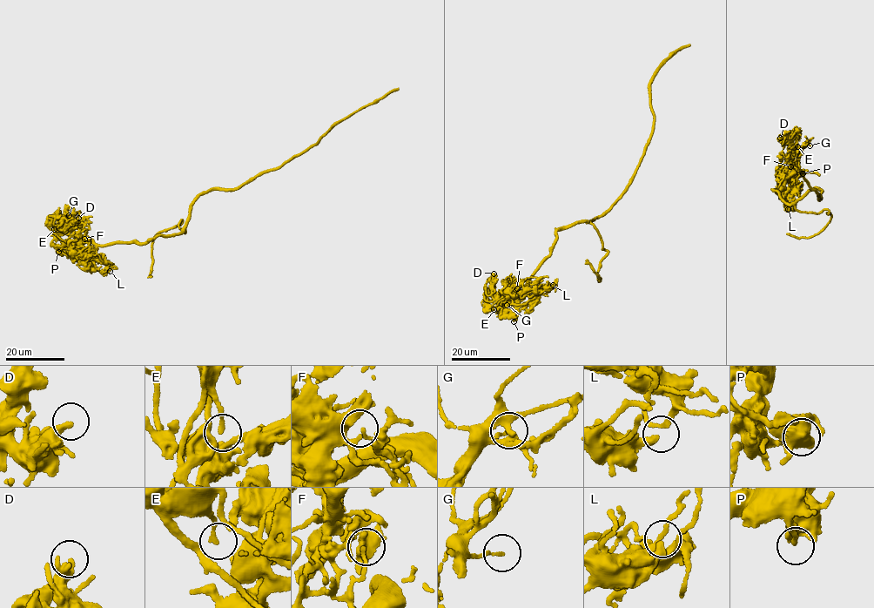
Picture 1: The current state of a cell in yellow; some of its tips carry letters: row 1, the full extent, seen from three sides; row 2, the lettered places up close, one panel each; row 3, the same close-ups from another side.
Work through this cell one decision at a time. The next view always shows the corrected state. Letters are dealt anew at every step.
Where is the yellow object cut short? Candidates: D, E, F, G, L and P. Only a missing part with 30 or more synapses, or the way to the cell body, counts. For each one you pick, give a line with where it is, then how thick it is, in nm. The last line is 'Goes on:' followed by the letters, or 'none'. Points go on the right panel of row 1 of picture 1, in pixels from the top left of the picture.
Goes on: none

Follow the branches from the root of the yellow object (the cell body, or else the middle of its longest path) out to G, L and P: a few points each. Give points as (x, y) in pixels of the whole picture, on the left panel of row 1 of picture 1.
G: (216, 189), (198, 195), (183, 232), (142, 243), (81, 242), (63, 228), (69, 215)
L: (216, 189), (198, 195), (183, 232), (142, 243), (116, 242), (85, 251), (95, 260), (95, 268), (110, 271)
P: (216, 189), (198, 195), (180, 233), (154, 237), (142, 243), (116, 242), (75, 253), (58, 252)

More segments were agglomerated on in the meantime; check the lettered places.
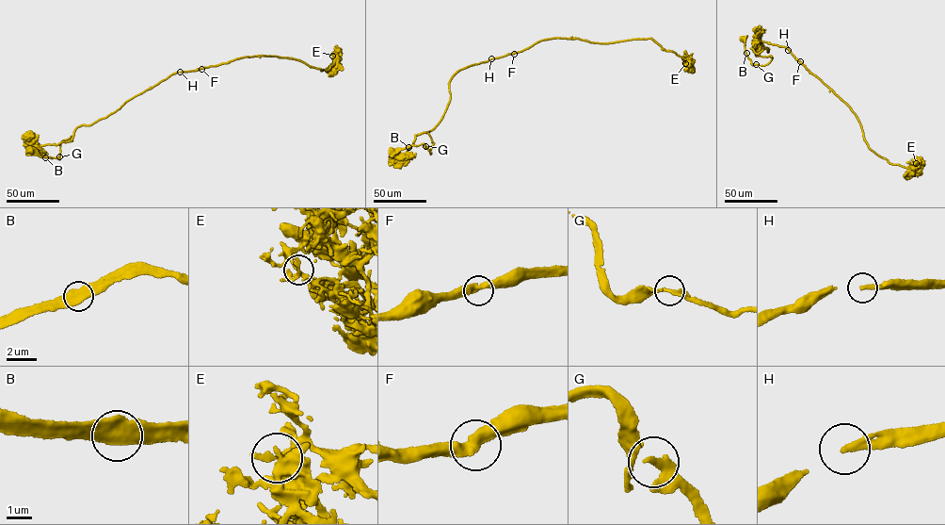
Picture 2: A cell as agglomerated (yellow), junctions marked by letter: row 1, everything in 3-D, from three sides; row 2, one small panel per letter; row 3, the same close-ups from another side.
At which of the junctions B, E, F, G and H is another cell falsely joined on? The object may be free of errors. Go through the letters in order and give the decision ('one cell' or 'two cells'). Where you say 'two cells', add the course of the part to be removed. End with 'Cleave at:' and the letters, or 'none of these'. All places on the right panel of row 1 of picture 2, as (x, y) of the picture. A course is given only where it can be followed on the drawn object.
B: one cell
E: one cell
F: one cell
G: one cell
H: one cell
Cleave at: none of these

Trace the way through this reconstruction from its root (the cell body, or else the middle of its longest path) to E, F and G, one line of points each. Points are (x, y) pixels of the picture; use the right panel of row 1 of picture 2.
E: (743, 39), (753, 65), (772, 59), (759, 55), (761, 41), (788, 48), (847, 104), (870, 149), (916, 163)
F: (743, 39), (753, 65), (772, 59), (759, 55), (766, 47), (769, 52), (761, 41), (788, 48), (800, 61)
G: (743, 39), (746, 56), (751, 64), (756, 64)

